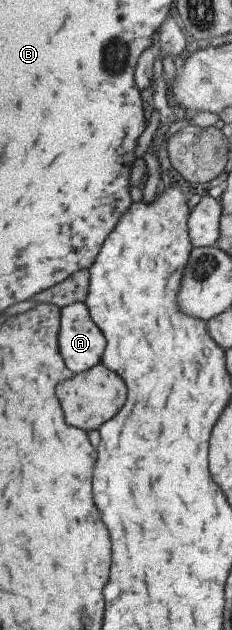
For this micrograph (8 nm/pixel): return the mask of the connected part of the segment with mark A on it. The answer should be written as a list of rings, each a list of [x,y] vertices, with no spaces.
[[[74,301],[60,307],[56,347],[68,371],[74,375],[94,367],[100,361],[104,345],[104,337],[90,321],[83,302]]]

